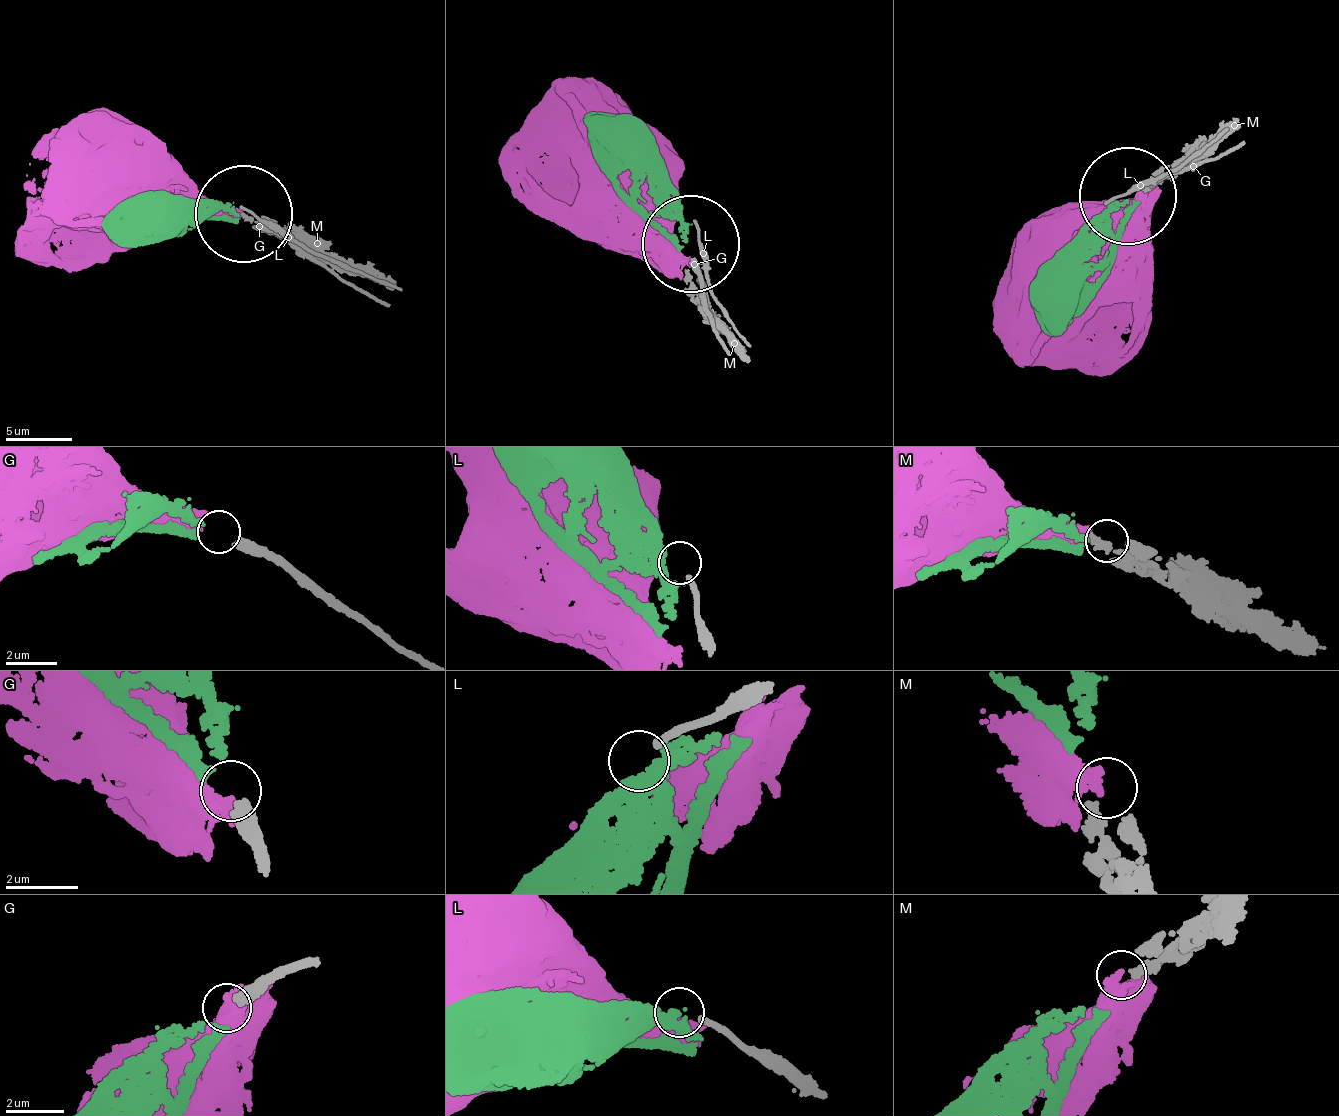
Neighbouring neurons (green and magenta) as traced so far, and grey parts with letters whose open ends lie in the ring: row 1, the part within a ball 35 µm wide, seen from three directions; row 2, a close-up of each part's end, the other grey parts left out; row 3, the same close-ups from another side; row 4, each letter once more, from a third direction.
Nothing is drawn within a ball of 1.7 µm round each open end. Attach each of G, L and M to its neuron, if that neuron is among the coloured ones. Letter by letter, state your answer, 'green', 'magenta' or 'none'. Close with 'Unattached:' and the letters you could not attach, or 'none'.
G: green
L: none
M: magenta
Unattached: L

